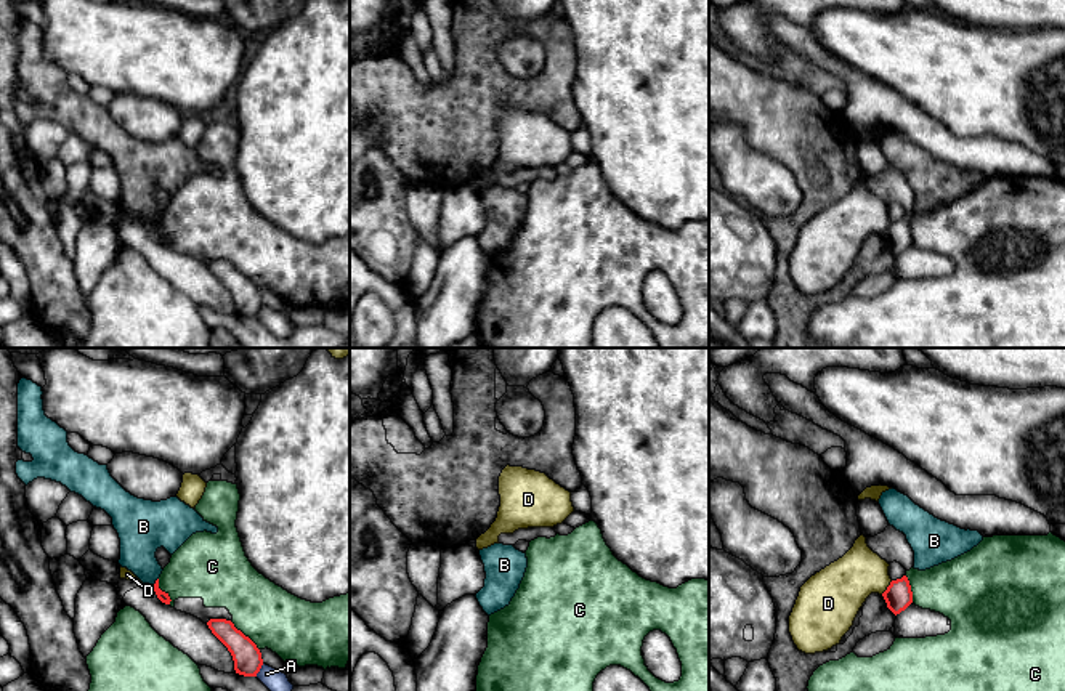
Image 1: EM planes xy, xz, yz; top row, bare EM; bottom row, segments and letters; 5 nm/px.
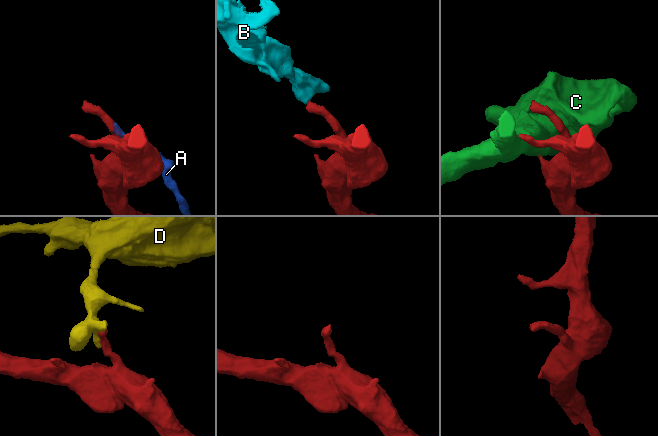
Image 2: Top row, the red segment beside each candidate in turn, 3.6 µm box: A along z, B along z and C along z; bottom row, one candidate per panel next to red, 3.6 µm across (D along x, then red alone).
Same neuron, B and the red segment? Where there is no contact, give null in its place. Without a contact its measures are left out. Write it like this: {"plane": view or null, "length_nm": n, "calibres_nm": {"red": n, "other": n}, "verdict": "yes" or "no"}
{"plane": "xy", "length_nm": 50, "calibres_nm": {"red": 50, "other": 220}, "verdict": "no"}

